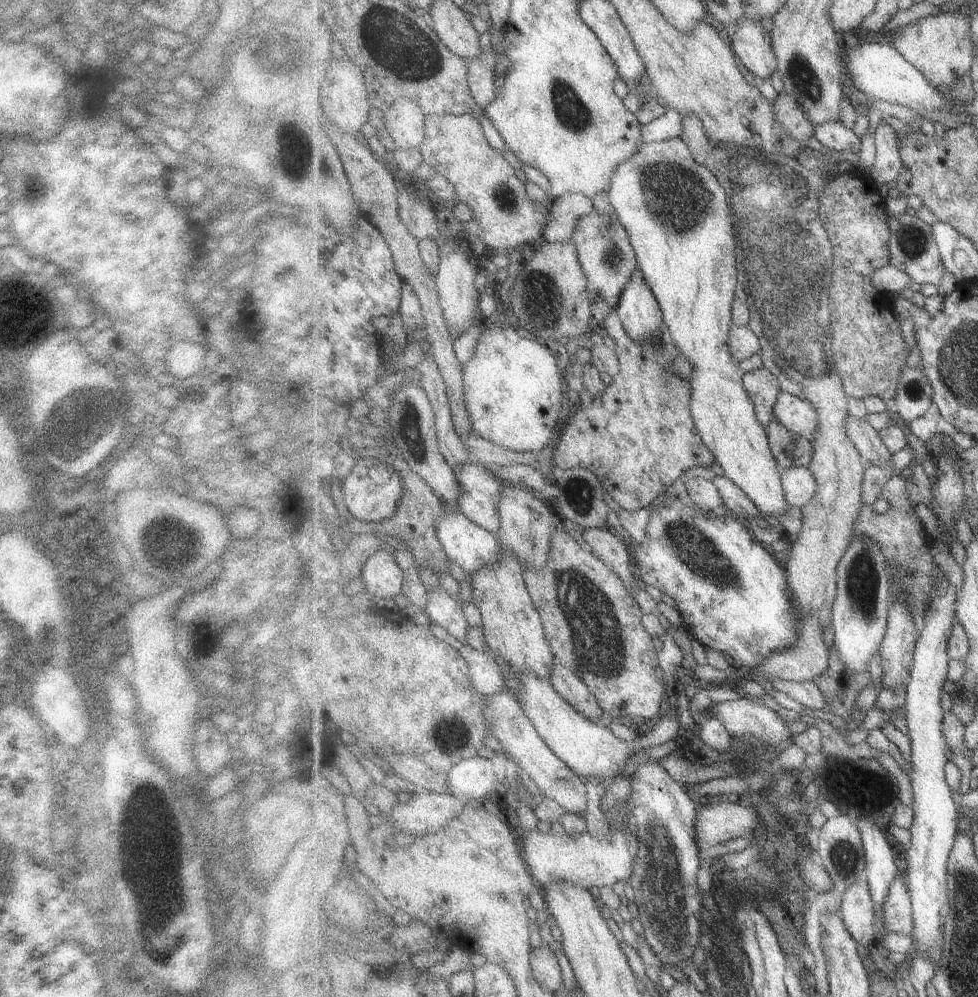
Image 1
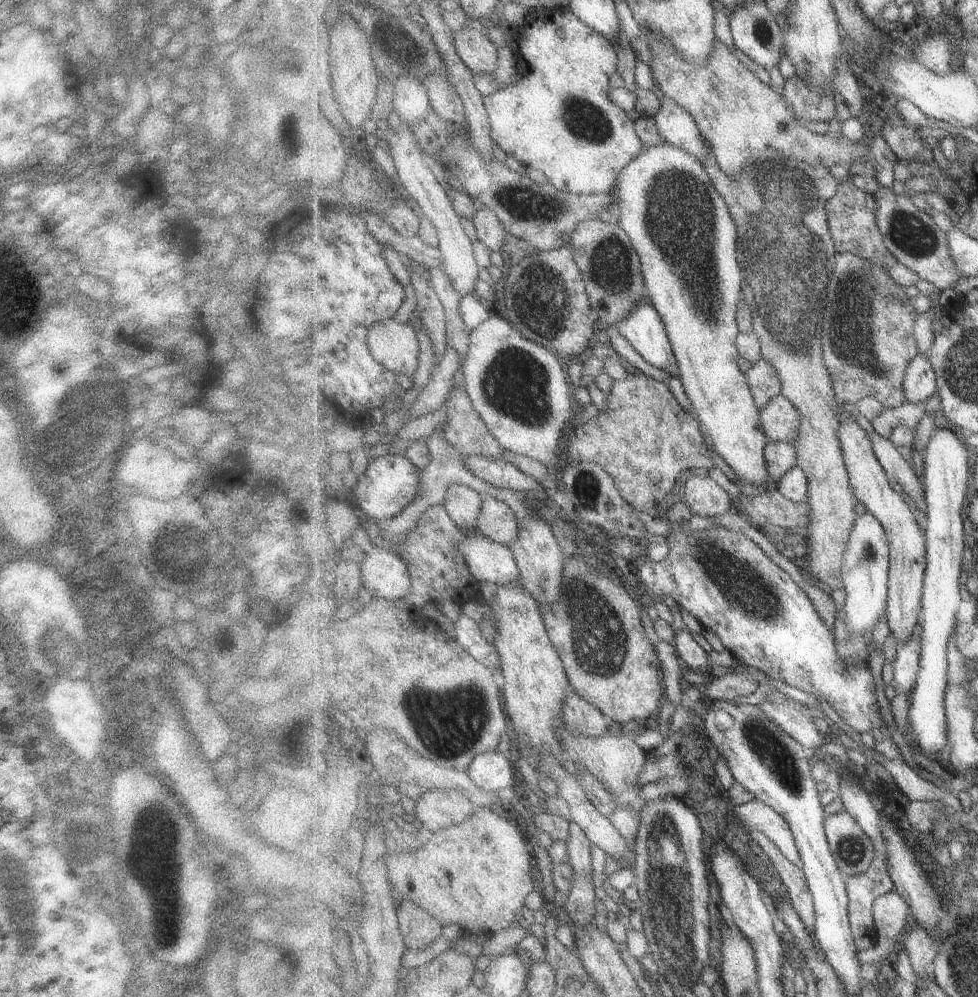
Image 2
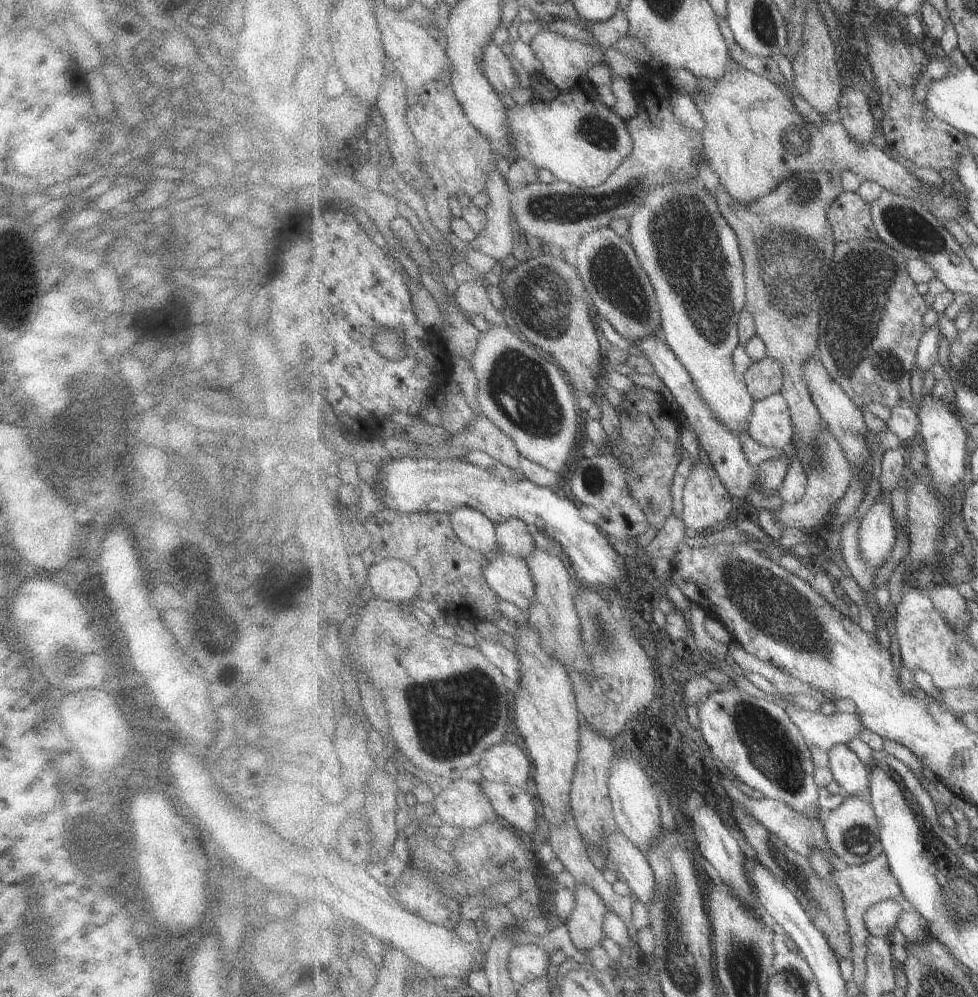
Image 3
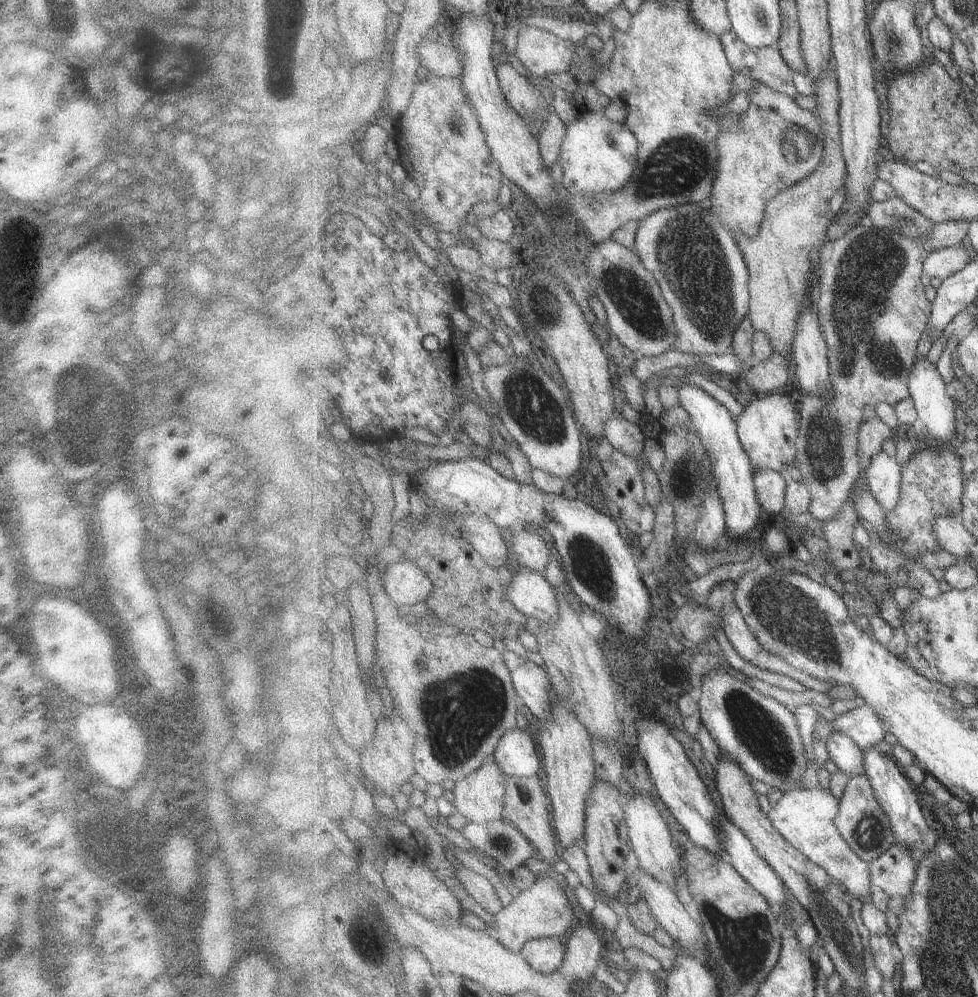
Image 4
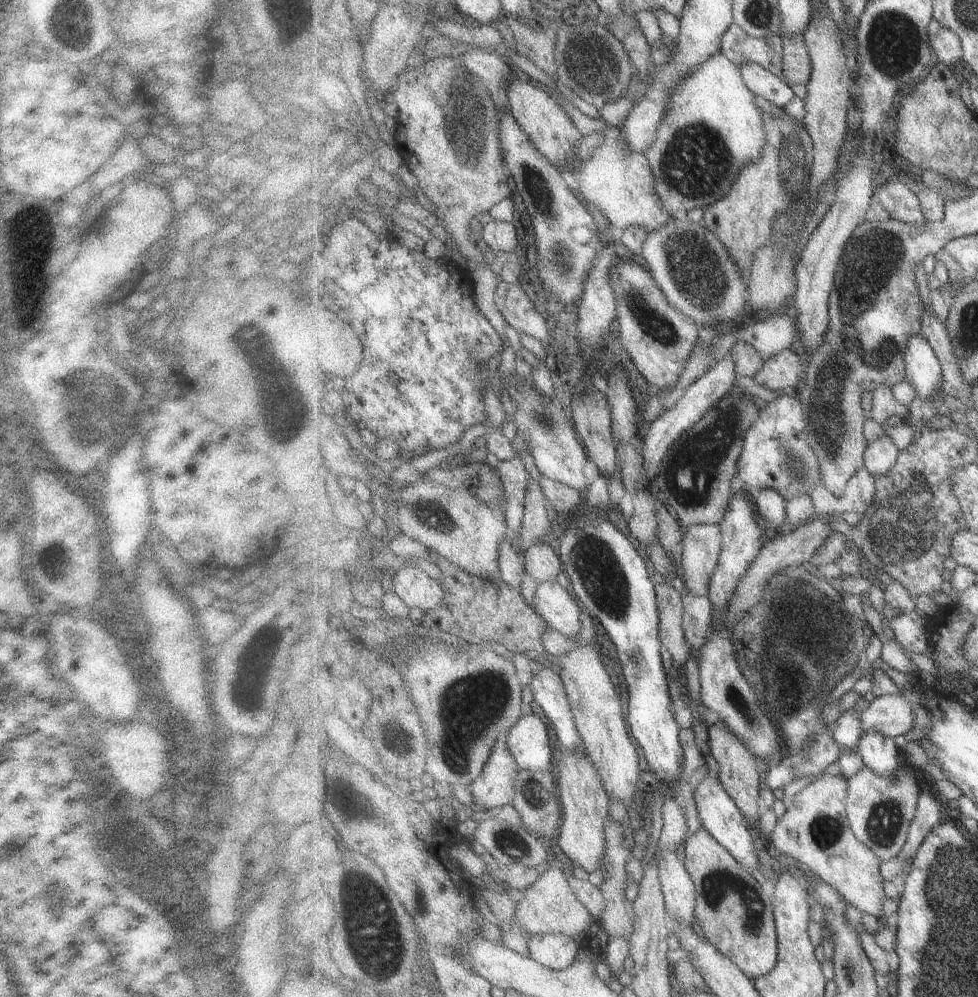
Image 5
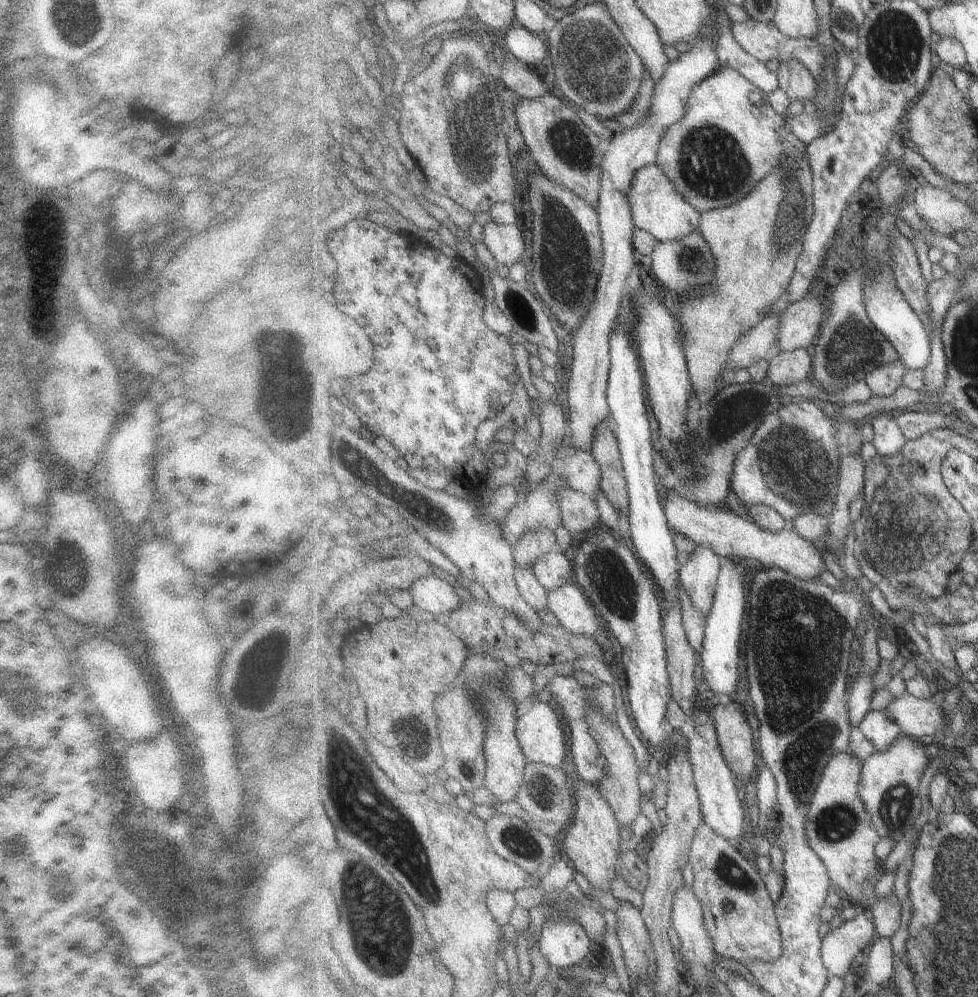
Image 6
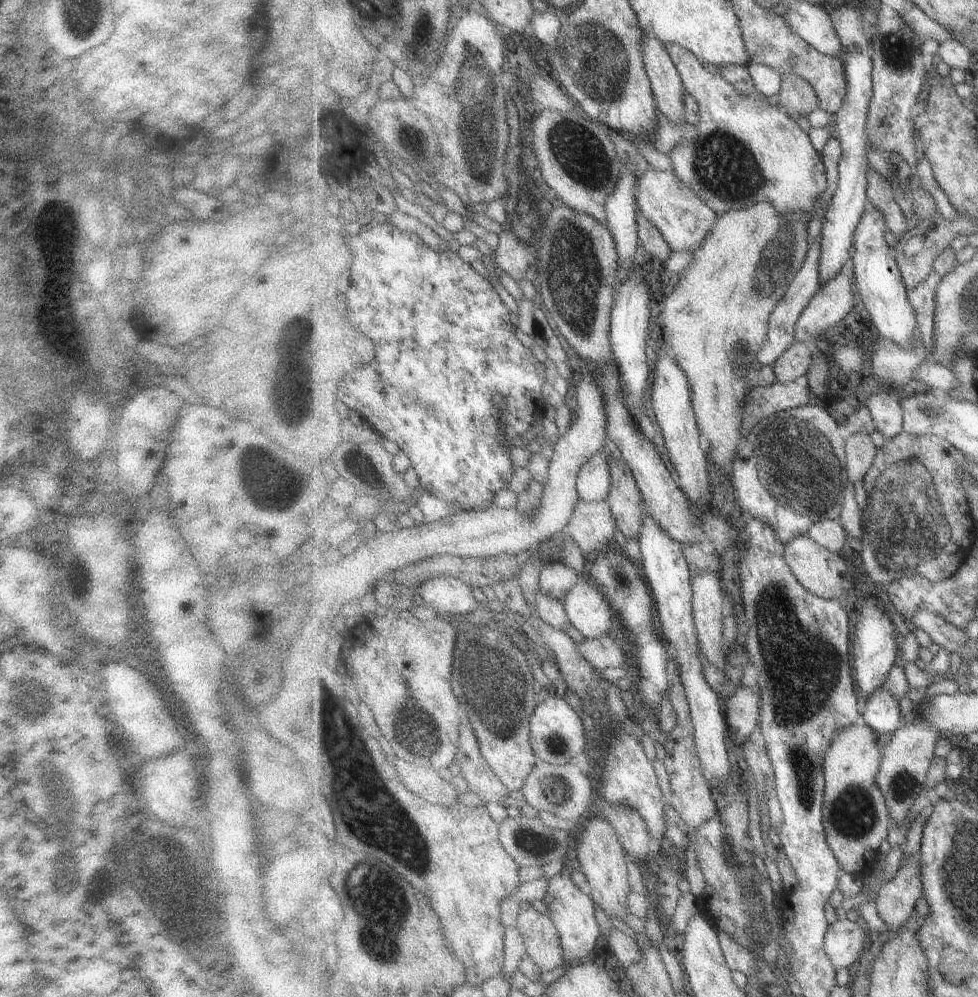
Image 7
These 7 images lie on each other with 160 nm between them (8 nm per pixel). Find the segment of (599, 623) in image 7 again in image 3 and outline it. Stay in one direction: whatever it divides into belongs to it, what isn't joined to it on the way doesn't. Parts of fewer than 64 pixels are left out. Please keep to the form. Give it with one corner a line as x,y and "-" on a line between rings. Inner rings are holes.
496,551
484,567
489,586
521,611
527,613
536,604
536,582
525,559

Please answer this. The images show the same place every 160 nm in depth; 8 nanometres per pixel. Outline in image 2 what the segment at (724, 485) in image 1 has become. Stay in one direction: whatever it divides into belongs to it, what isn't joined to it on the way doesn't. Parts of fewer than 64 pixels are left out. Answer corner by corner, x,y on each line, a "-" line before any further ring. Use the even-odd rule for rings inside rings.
776,488
749,498
740,494
735,502
735,510
749,516
754,523
764,523
785,528
789,532
805,532
812,522
812,512
808,499
793,502
785,498

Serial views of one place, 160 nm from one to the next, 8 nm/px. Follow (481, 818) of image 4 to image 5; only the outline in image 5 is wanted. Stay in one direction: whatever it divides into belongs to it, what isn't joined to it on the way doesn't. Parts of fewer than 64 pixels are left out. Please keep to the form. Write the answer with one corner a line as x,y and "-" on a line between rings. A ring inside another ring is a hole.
506,737
501,740
497,742
499,746
493,750
481,775
468,786
472,802
491,813
512,805
516,798
516,779
520,774
515,758
505,745

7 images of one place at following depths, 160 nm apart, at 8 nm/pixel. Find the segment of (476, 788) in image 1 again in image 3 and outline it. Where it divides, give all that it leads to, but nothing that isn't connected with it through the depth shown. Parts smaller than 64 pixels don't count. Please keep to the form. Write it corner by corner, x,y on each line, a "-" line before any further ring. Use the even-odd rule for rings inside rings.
504,741
485,751
478,762
483,776
491,782
509,783
523,787
530,785
534,762
527,750
515,742

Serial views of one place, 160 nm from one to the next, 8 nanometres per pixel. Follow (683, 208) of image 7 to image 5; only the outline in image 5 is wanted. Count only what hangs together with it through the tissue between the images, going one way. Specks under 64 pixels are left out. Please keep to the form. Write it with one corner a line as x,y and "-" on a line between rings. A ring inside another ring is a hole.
606,126
603,144
589,157
580,160
573,176
577,180
577,192
583,194
587,202
595,205
609,220
612,227
626,229
631,225
645,227
648,233
669,225
674,216
662,205
656,191
656,176
649,159
641,153
628,149
628,143
618,127

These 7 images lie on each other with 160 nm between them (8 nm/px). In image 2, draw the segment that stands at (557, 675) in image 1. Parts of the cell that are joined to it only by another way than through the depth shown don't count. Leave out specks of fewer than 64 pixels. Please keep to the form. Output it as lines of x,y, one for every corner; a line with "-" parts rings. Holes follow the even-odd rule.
571,689
568,690
566,697
563,720
572,733
588,737
600,737
603,733
614,729
613,720

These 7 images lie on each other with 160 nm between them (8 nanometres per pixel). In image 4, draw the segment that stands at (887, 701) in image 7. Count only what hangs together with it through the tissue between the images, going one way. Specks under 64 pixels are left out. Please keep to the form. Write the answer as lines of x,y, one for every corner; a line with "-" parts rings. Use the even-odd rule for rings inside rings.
865,748
864,768
876,799
879,801
881,808
888,814
891,828
895,833
896,844
910,846
916,854
916,861
919,862
924,854
931,849
932,842
930,841
929,823
921,812
915,786
905,774
903,767
895,759
880,752
877,748

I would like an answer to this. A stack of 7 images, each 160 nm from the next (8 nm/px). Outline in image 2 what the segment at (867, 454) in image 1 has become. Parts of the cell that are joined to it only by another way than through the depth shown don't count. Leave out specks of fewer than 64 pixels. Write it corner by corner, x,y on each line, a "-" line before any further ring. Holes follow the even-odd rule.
875,432
868,433
868,435
877,458
884,466
889,478
899,483
904,490
904,494
909,495
914,500
914,506
923,512
920,517
927,518
926,510
928,509
928,504
925,485
922,481
923,470
921,475
917,476
917,472
915,472
915,468
913,468
906,451
895,446
891,439

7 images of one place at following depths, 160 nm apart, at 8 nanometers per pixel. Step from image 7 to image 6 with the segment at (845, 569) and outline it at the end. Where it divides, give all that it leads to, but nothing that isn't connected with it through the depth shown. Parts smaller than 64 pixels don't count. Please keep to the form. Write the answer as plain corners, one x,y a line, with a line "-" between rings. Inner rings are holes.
659,482
658,484
671,530
674,533
684,534
698,545
709,547
722,558
737,556
743,560
745,557
751,557
765,567
779,567
786,573
806,581
817,581
823,574
823,570
828,570
820,548
813,546
809,539
801,536
794,528
788,526
781,532
769,532
755,521
747,522
745,518
741,518
739,510
723,512
723,510
701,506
681,496
677,491
663,487

